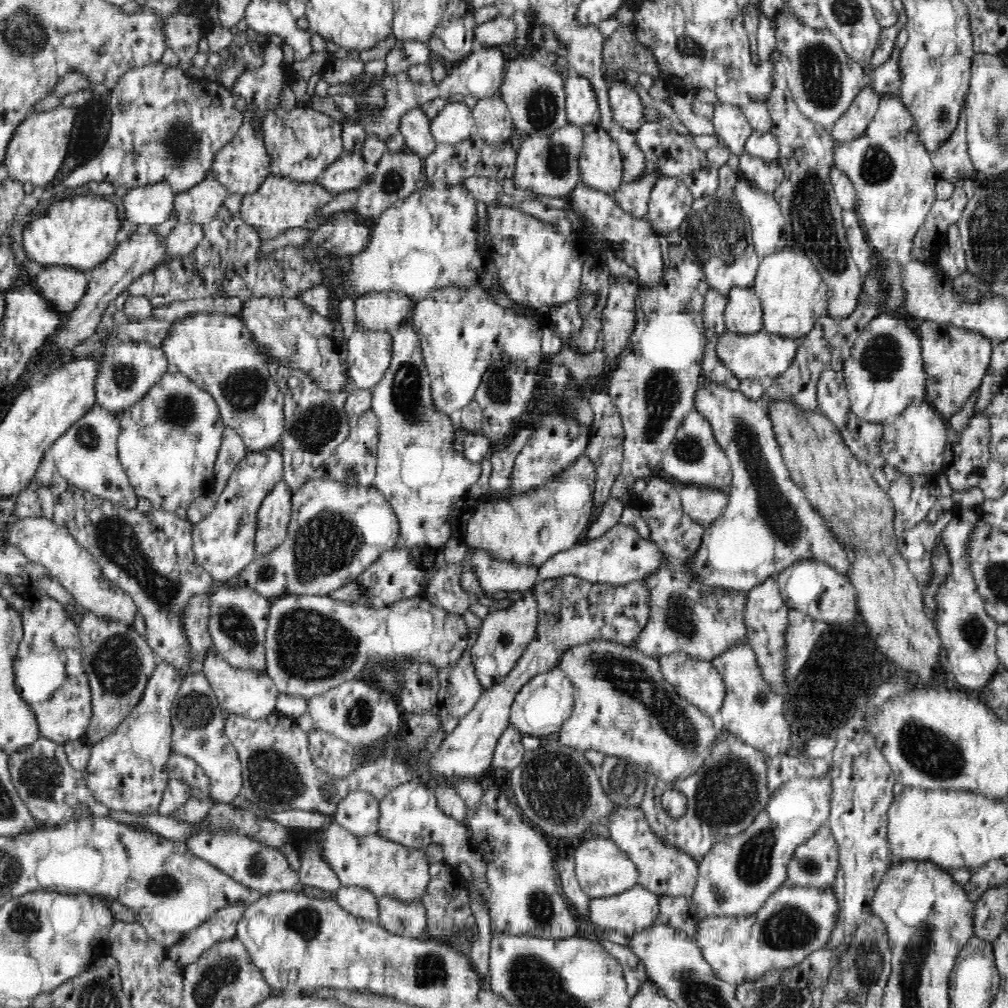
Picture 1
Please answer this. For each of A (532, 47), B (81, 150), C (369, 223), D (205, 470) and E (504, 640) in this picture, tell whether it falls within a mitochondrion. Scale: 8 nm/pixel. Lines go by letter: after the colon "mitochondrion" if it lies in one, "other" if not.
A: other
B: mitochondrion
C: other
D: other
E: other

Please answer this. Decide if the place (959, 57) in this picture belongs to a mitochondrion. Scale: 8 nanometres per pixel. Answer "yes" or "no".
no

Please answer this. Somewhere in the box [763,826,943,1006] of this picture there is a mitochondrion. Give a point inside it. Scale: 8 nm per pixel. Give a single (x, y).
(868, 959)

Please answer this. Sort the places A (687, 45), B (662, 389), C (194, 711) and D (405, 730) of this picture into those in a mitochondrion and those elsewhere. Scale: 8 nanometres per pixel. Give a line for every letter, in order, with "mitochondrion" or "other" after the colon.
A: mitochondrion
B: mitochondrion
C: mitochondrion
D: other

